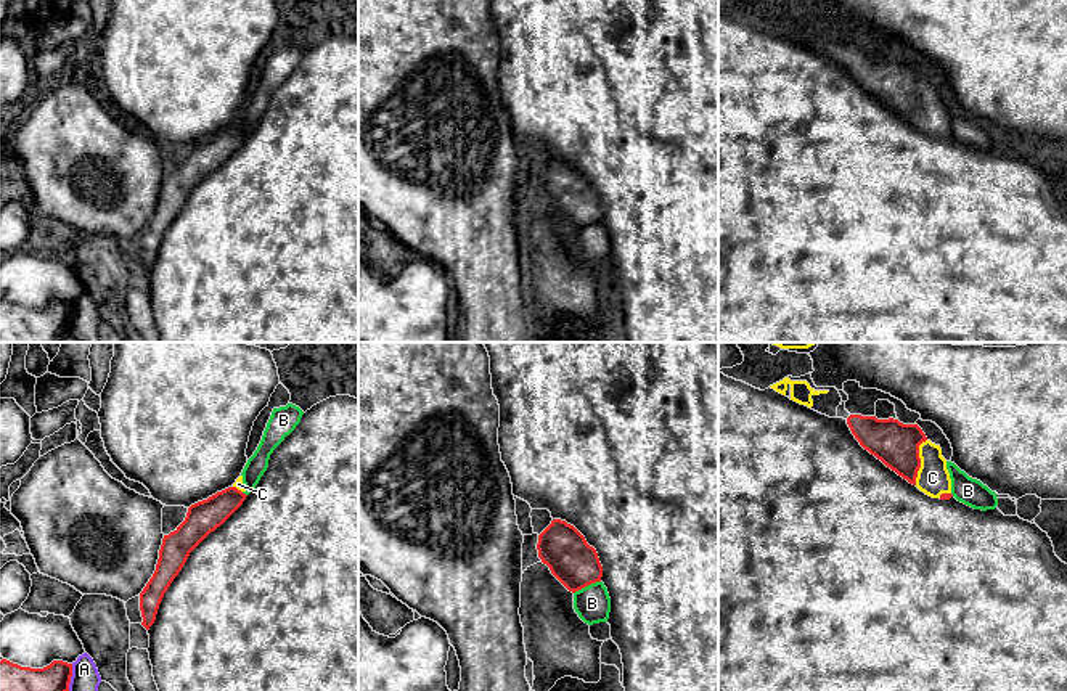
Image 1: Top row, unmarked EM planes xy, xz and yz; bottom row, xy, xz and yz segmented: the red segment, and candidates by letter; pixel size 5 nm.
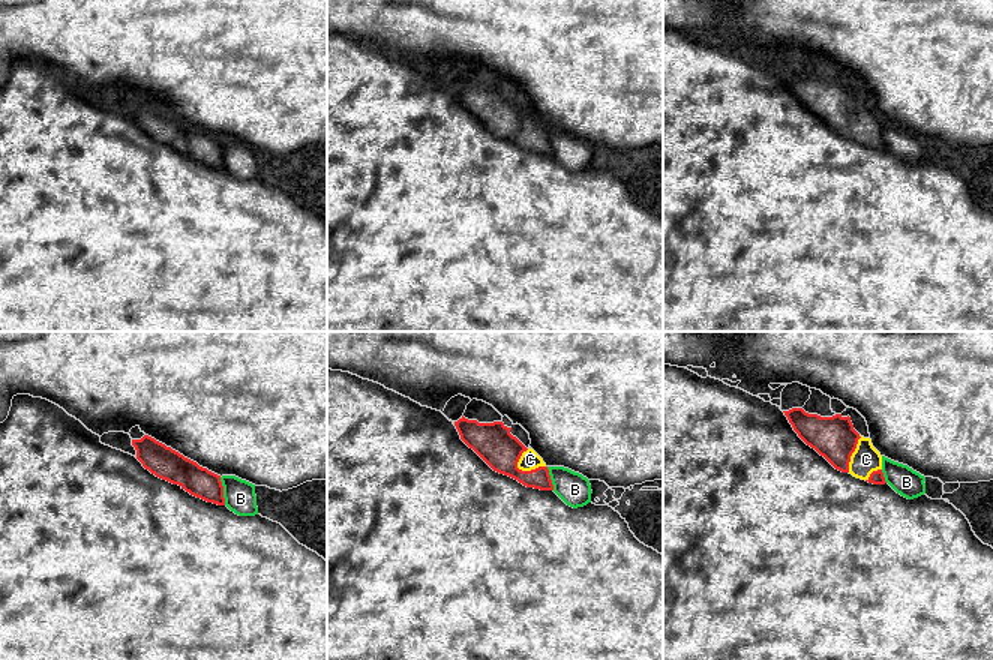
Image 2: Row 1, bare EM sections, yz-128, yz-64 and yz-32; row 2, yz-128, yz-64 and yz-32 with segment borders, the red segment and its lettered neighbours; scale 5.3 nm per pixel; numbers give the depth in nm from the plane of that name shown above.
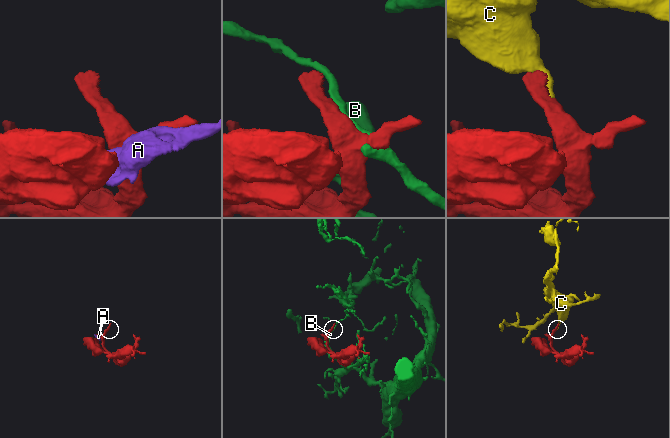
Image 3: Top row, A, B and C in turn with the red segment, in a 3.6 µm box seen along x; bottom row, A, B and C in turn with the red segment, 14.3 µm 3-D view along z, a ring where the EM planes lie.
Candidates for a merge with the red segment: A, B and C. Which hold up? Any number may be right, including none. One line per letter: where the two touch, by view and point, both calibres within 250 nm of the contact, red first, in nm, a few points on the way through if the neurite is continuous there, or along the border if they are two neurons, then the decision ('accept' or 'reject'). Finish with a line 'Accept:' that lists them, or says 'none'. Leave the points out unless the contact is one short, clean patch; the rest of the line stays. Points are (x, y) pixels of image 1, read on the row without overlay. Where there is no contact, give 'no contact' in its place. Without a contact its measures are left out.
A: meets red in xy at (69, 318); 260 nm thick on the red side, 140 nm on the other; reject
B: meets red in xz at (587, 225); 240 nm thick on the red side, 180 nm on the other; reject
C: meets red in yz at (919, 102); 220 nm thick on the red side, 160 nm on the other; accept
Accept: C

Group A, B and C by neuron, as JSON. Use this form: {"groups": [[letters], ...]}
{"groups": [["A"], ["B"], ["C"]]}

